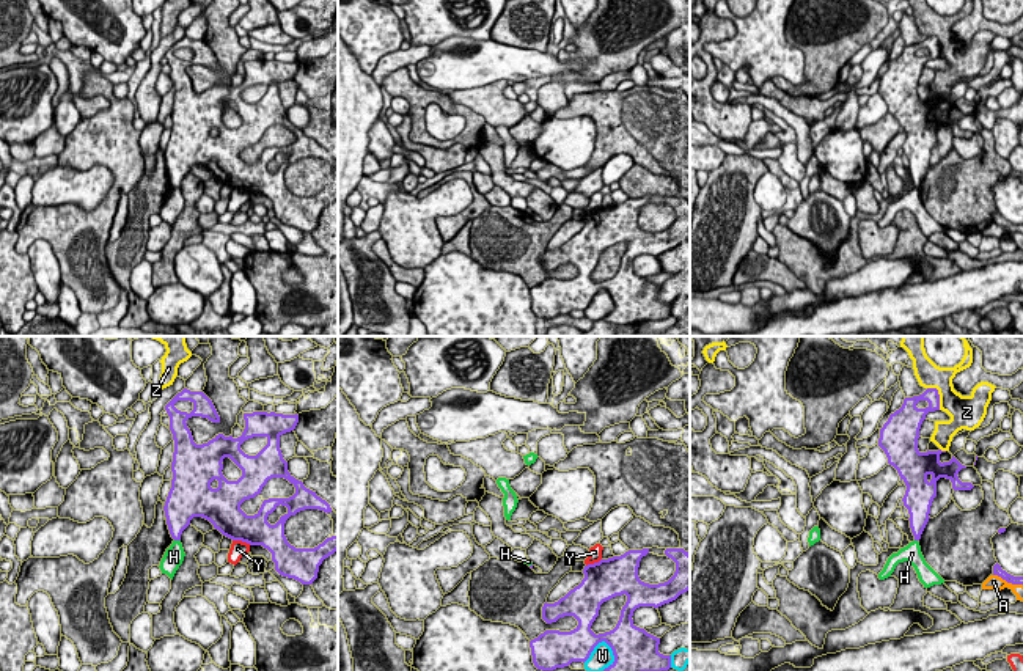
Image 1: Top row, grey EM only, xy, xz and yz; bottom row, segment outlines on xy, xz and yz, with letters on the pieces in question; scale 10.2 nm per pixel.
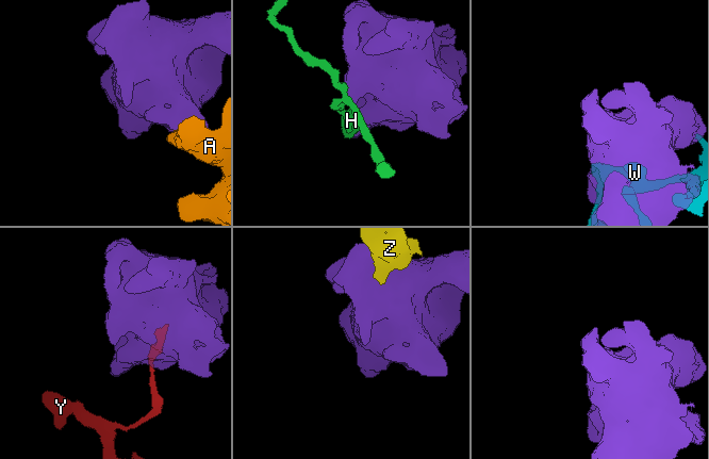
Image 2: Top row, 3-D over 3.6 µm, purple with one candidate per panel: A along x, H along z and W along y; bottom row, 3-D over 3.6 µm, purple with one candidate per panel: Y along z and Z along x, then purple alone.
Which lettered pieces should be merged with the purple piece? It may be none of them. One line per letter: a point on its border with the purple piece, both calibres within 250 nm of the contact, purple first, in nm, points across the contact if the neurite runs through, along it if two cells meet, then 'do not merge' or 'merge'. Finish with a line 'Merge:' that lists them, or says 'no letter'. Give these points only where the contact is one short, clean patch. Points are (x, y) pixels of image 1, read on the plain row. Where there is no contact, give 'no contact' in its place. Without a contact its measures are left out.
A: yz (1008, 230) | 100/160 nm | do not merge
H: xy (178, 187) | 260/200 nm | along xy (175, 187), (179, 189) | do not merge
W: xz (599, 289) | 320/220 nm | do not merge
Y: xy (242, 189) | 320/160 nm | do not merge
Z: yz (938, 43) | 160/260 nm | do not merge
Merge: no letter

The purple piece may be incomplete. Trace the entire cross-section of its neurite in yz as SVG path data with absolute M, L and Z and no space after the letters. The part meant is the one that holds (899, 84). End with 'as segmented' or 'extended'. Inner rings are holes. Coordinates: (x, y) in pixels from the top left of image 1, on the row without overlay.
M927 36L922 42L905 46L899 58L889 63L880 77L878 94L885 99L888 112L893 113L907 138L902 146L910 162L910 176L915 189L929 170L930 154L937 145L937 129L946 126L954 138L971 138L971 130L962 130L959 119L966 116L954 104L949 110L940 110L940 102L946 99L918 97L919 77L929 60L940 58L940 42L937 36Z | as segmented

